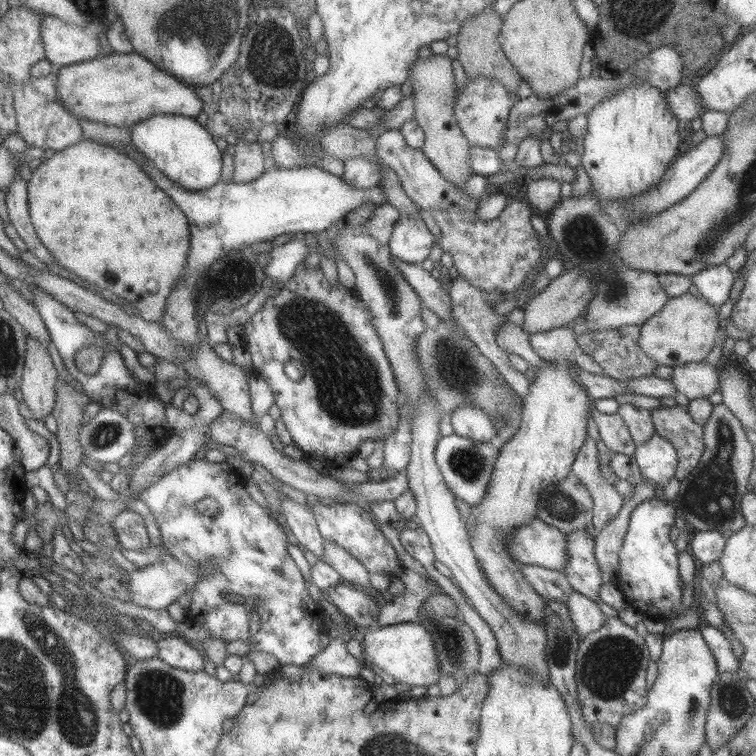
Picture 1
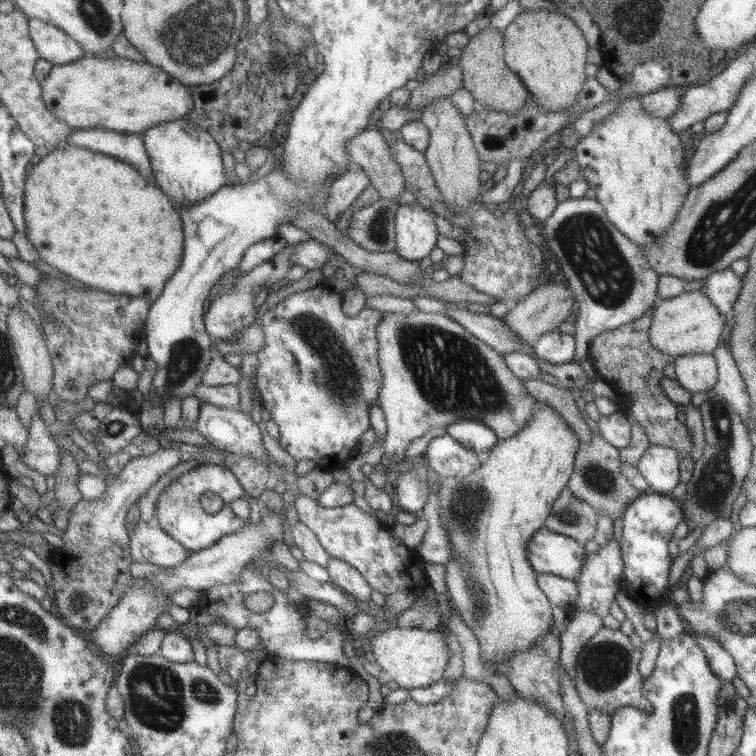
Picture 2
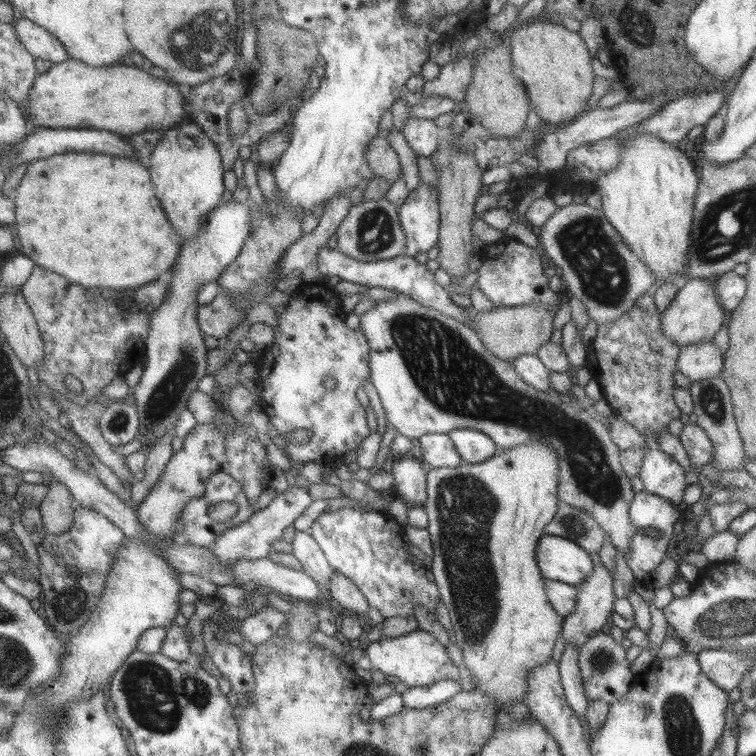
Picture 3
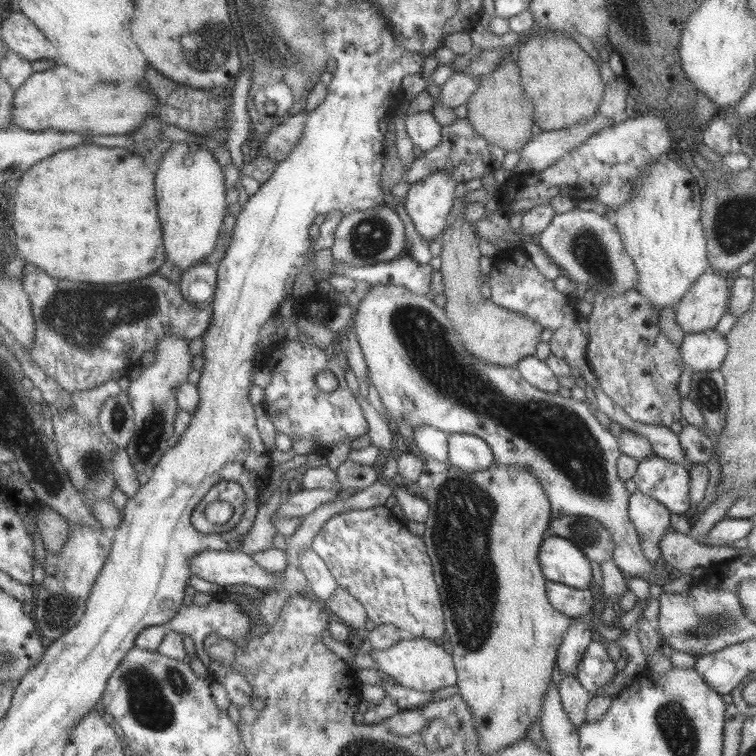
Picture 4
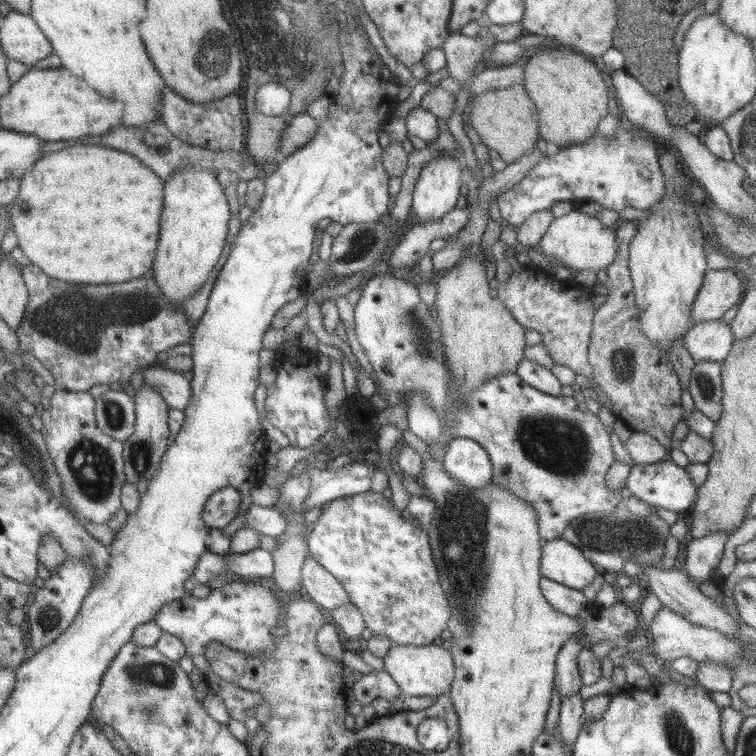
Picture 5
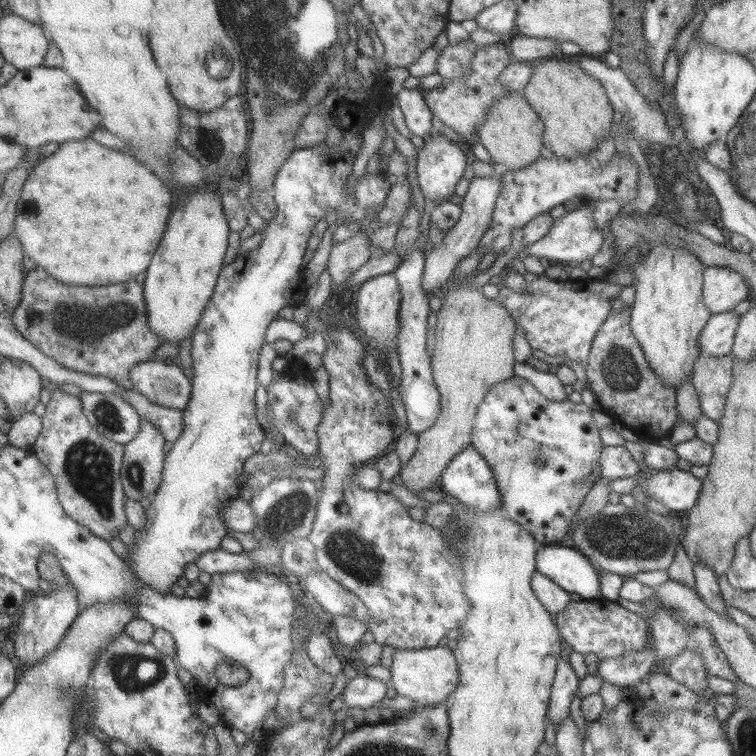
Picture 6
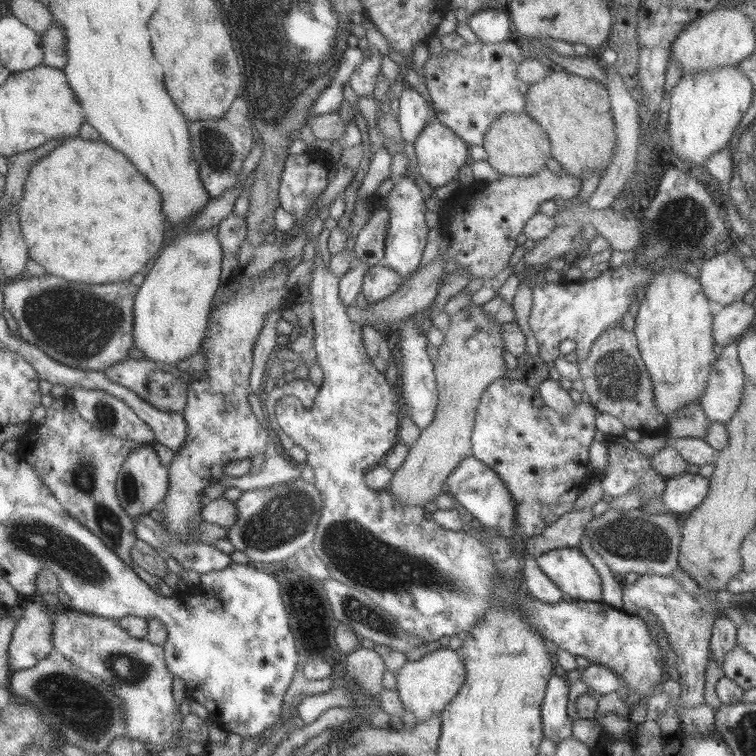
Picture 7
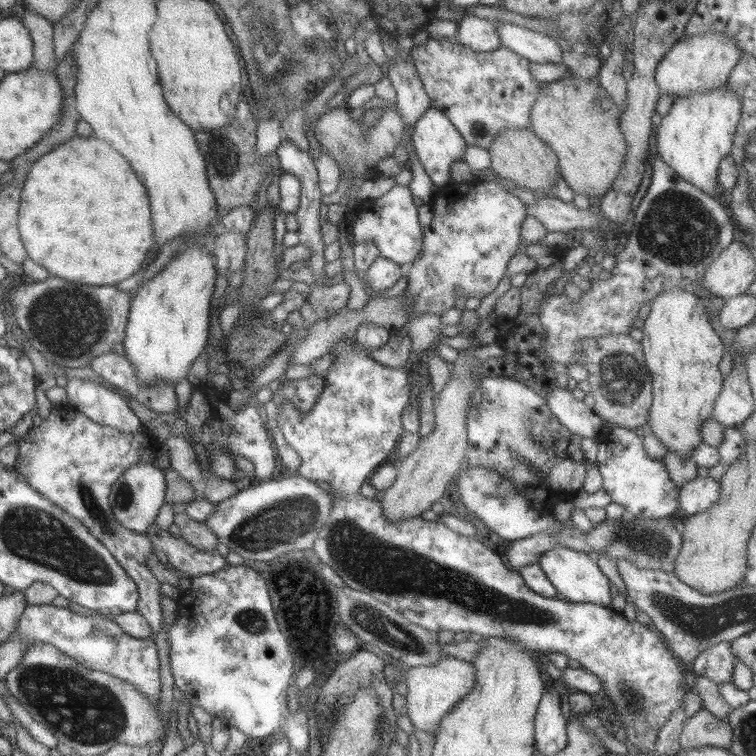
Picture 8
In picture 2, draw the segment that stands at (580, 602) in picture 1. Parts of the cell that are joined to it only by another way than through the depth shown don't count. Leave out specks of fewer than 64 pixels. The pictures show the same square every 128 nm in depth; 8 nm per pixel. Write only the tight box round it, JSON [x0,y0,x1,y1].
[558,610,601,681]

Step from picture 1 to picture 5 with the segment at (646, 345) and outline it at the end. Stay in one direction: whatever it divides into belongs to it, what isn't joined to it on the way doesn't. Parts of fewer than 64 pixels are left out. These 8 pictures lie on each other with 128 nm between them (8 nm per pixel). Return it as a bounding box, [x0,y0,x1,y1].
[691,270,744,324]

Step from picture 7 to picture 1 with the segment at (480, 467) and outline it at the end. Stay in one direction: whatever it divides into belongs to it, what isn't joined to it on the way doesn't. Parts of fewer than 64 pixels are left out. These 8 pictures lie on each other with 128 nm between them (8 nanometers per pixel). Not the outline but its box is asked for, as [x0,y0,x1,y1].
[448,404,498,442]

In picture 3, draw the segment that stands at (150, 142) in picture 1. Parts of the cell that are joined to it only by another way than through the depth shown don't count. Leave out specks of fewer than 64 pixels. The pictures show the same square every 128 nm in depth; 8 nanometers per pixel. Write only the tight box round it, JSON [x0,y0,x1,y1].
[148,120,224,244]

